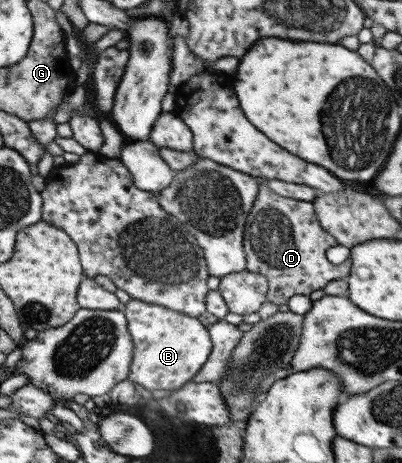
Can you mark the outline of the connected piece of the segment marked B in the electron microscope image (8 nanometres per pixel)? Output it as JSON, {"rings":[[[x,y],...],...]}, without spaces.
{"rings":[[[132,298],[122,305],[121,309],[127,318],[129,333],[132,334],[132,340],[136,344],[128,380],[142,384],[144,388],[150,388],[150,390],[180,388],[208,360],[213,343],[208,329],[197,318],[171,308]]]}

